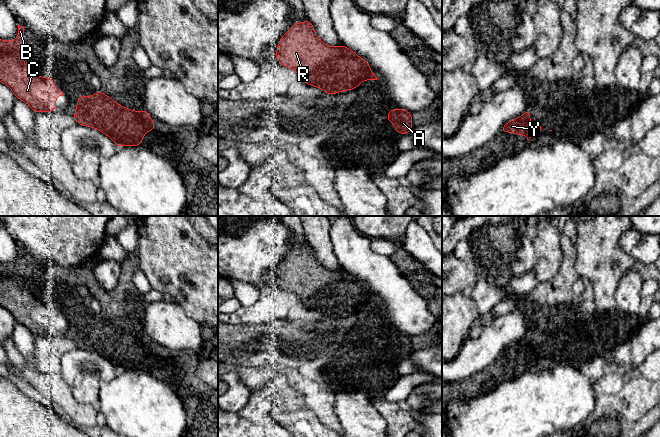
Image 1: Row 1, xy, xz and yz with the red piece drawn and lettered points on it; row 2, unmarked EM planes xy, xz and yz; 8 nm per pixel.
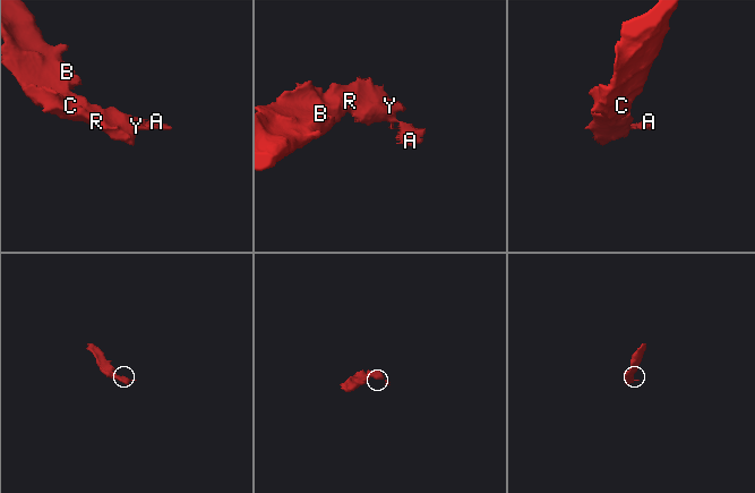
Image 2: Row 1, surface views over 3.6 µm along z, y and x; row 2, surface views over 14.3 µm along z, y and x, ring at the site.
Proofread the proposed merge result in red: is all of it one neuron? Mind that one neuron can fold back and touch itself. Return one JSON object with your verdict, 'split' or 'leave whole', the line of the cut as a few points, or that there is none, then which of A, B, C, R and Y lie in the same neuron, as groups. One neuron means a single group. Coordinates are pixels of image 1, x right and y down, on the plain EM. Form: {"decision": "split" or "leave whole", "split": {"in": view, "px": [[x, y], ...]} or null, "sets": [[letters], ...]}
{"decision": "leave whole", "split": null, "sets": [["A", "B", "C", "R", "Y"]]}

